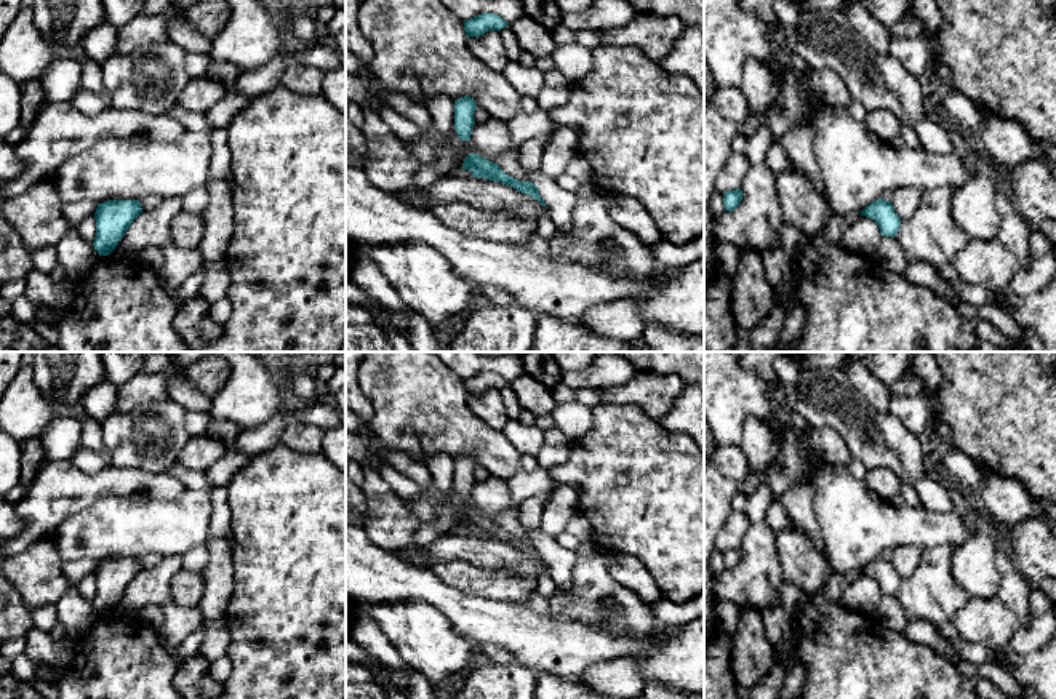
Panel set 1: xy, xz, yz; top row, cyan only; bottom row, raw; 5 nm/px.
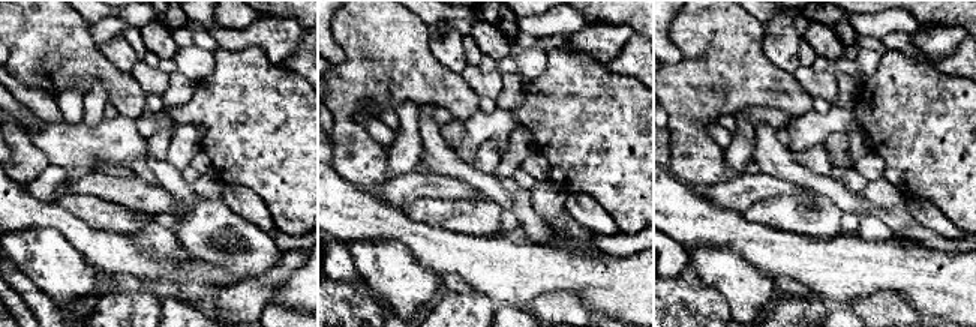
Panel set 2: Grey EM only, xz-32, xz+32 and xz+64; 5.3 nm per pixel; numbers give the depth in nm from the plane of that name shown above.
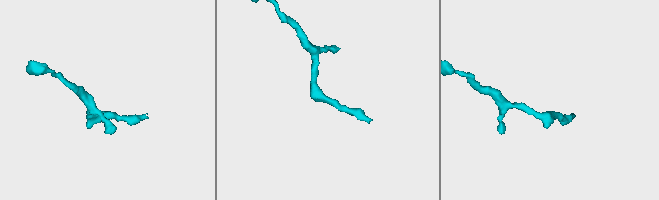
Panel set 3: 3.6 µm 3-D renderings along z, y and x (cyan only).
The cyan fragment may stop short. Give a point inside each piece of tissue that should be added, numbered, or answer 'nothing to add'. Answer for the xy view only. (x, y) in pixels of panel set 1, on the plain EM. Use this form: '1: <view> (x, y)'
nothing to add

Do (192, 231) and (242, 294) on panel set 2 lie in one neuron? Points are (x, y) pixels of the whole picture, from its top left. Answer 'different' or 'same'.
different

